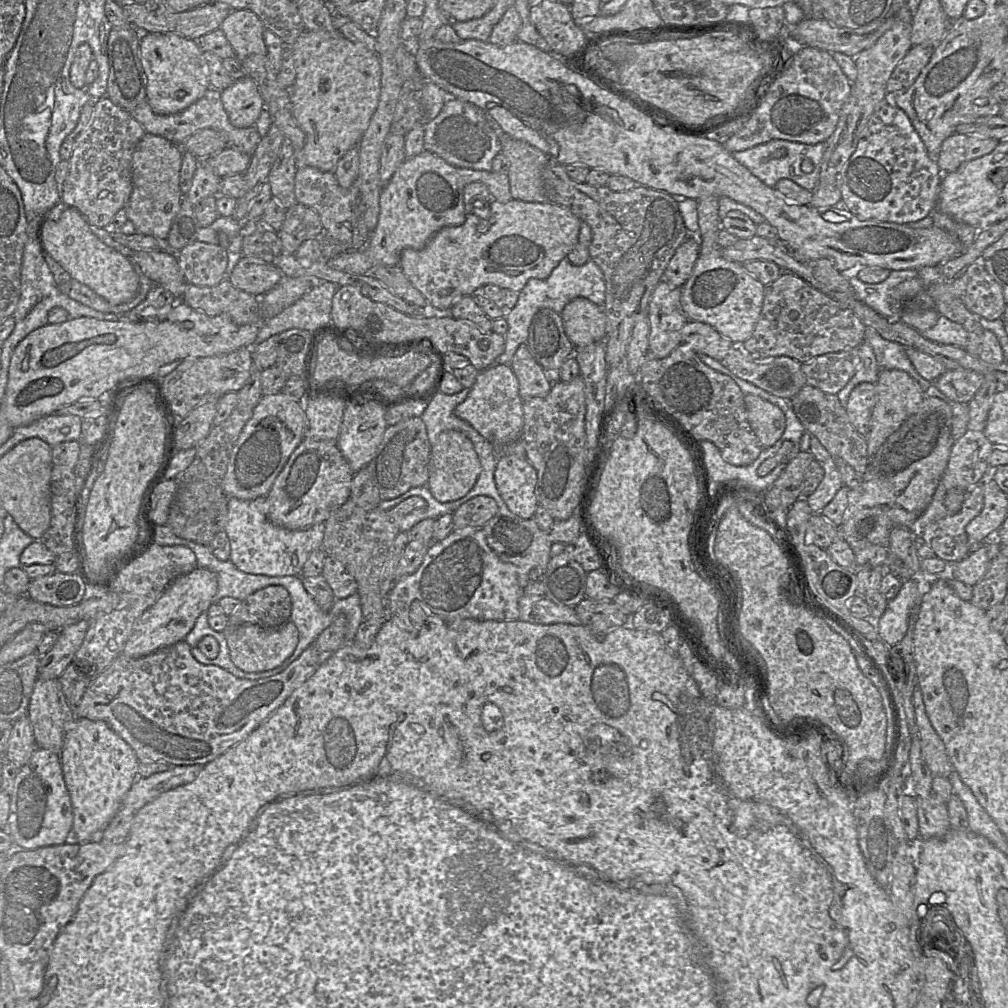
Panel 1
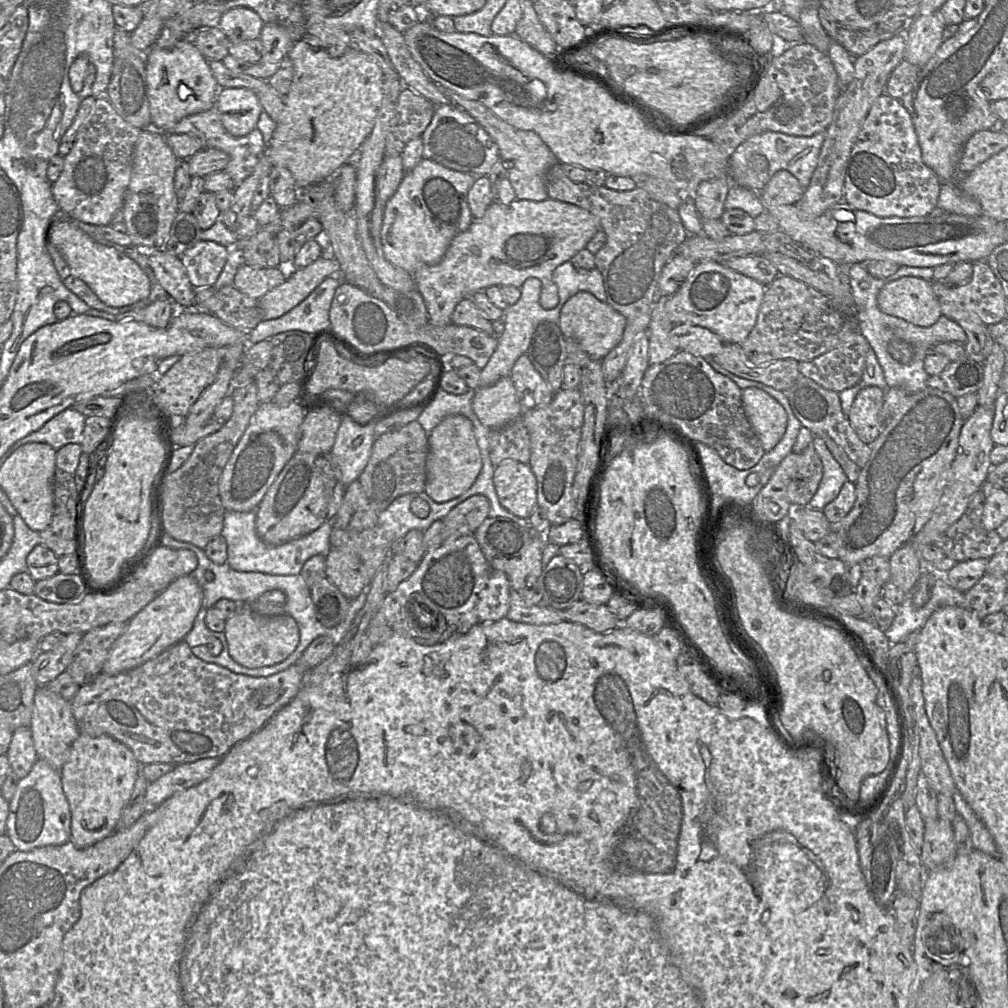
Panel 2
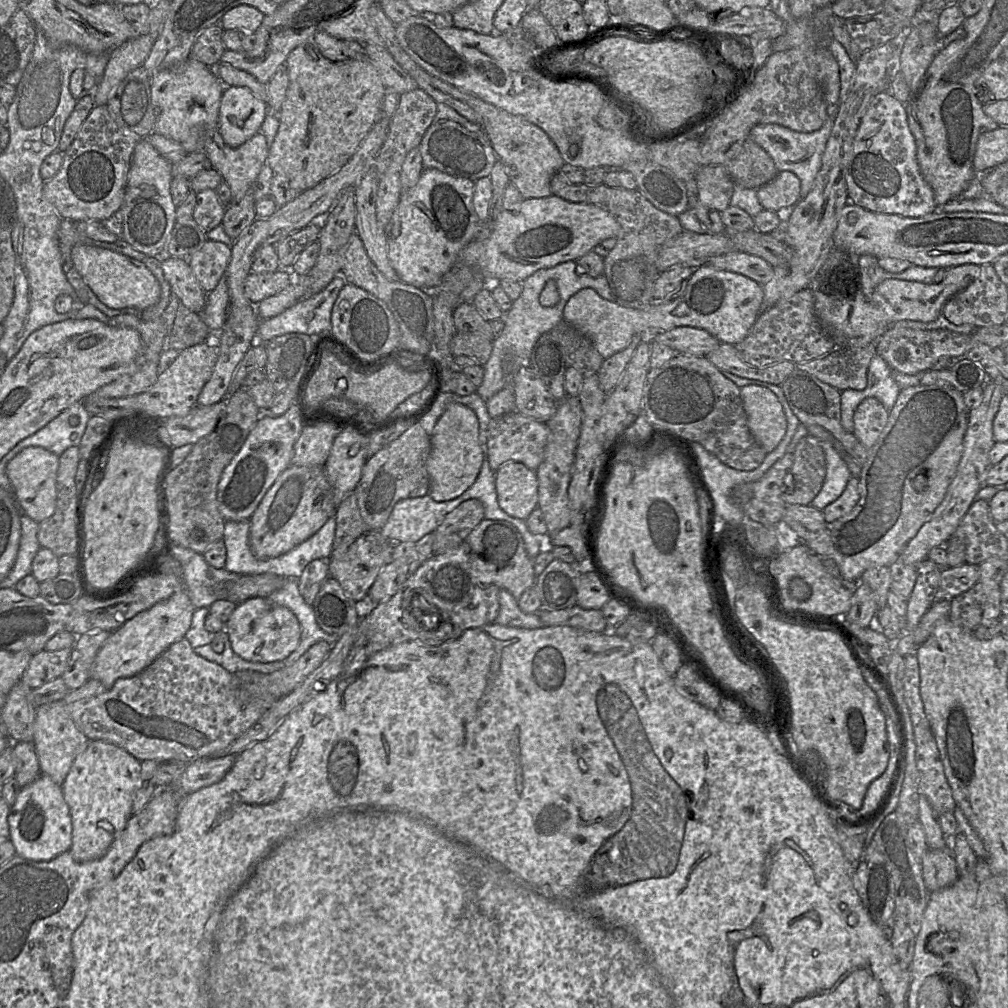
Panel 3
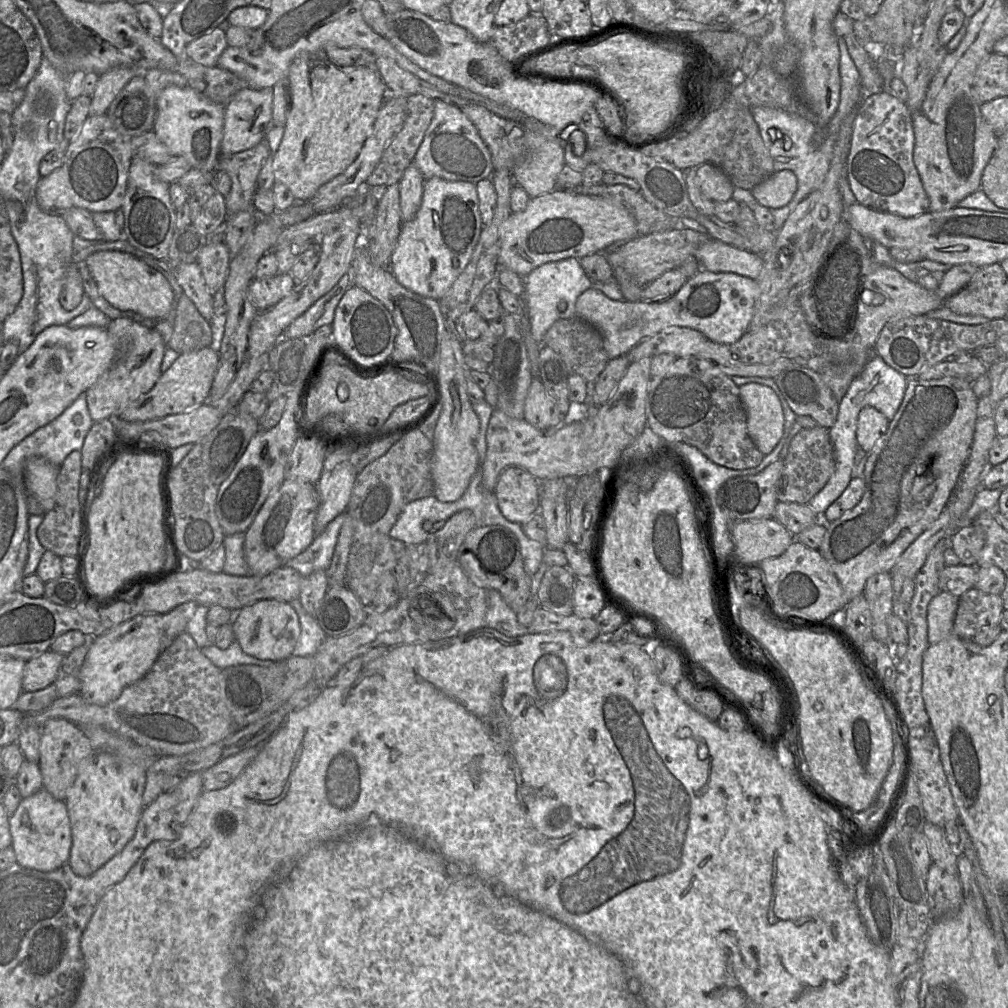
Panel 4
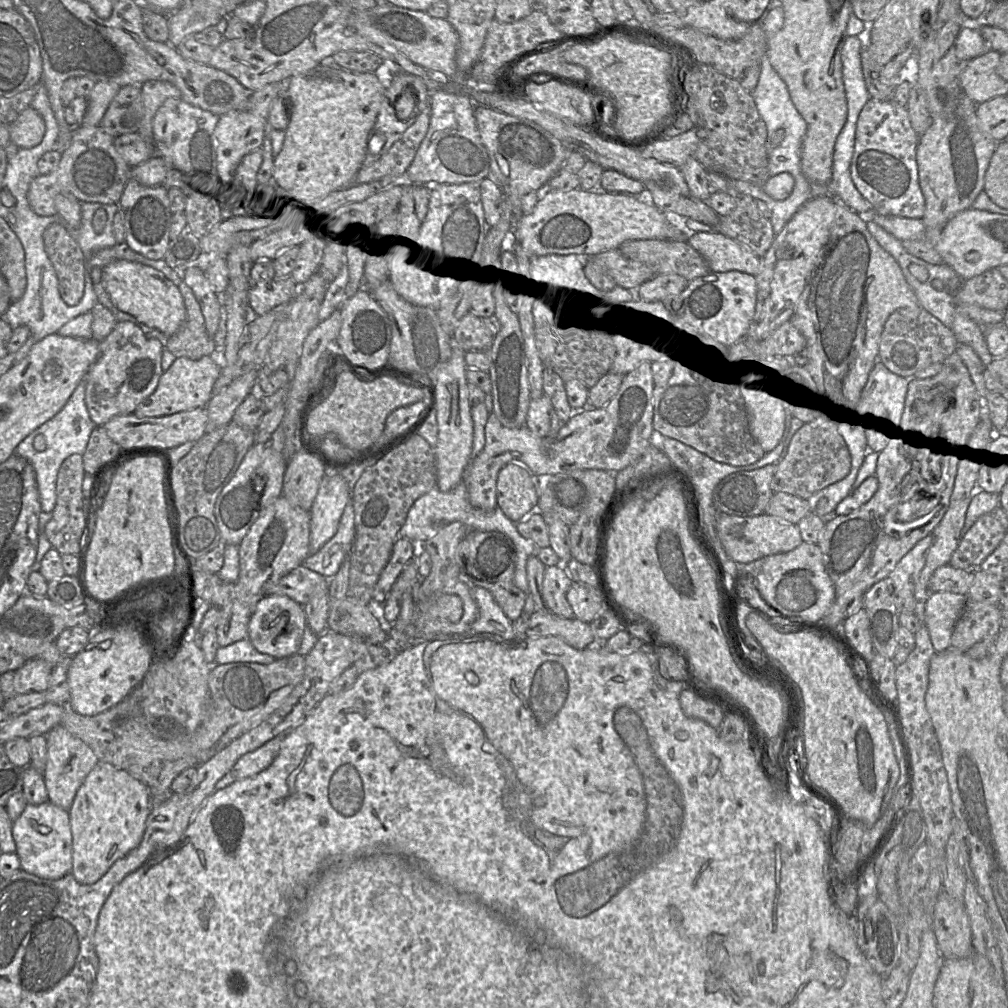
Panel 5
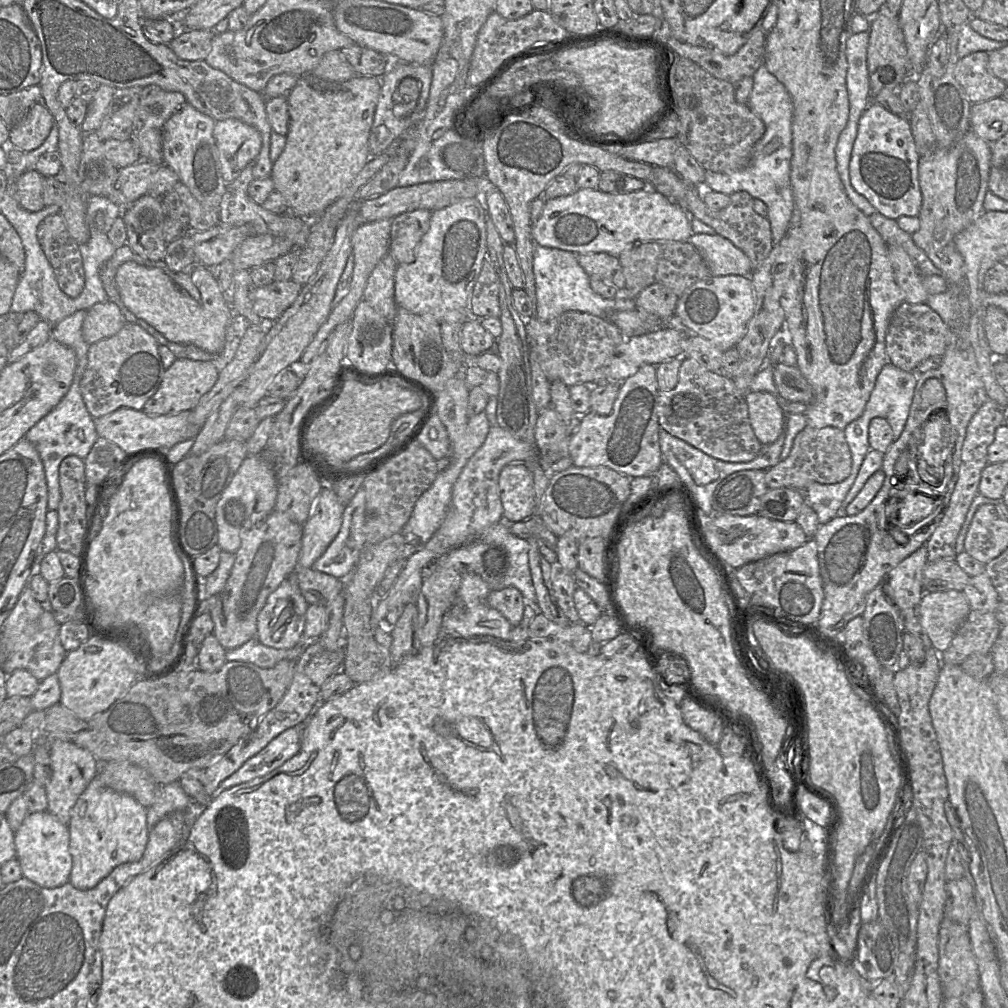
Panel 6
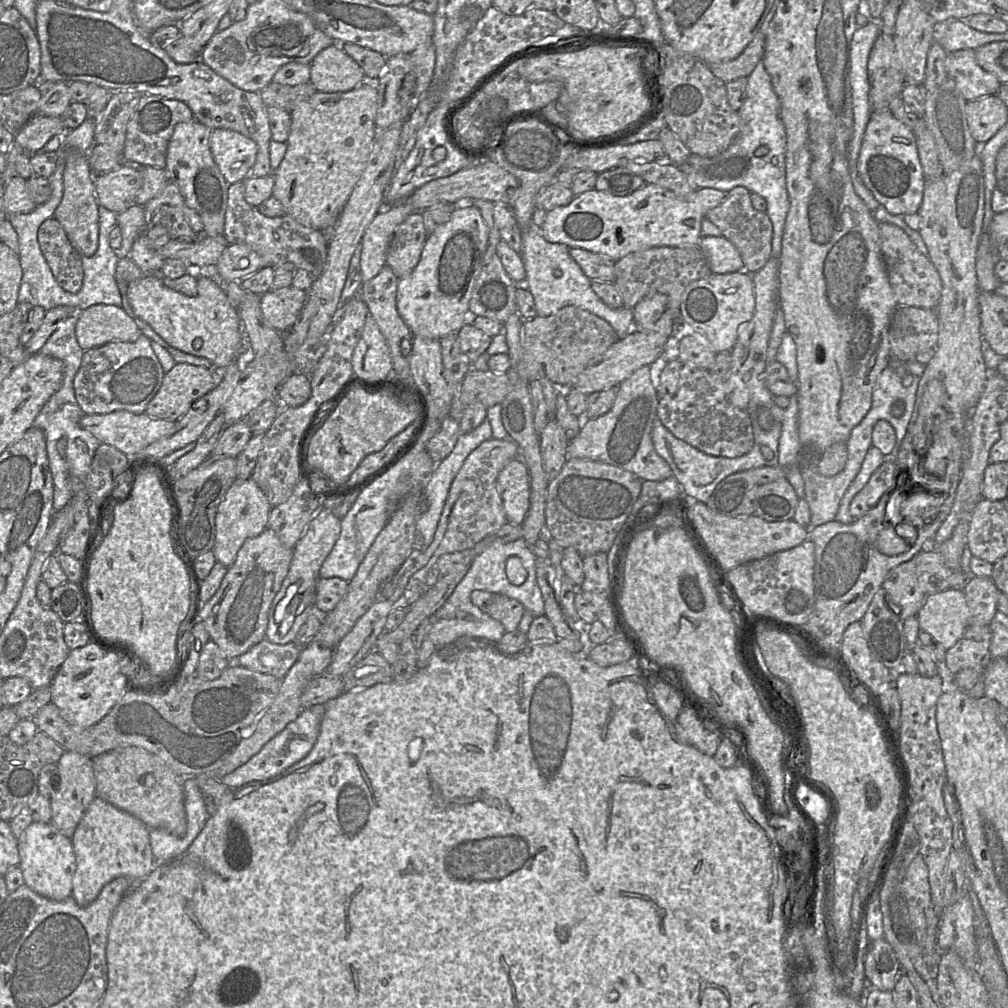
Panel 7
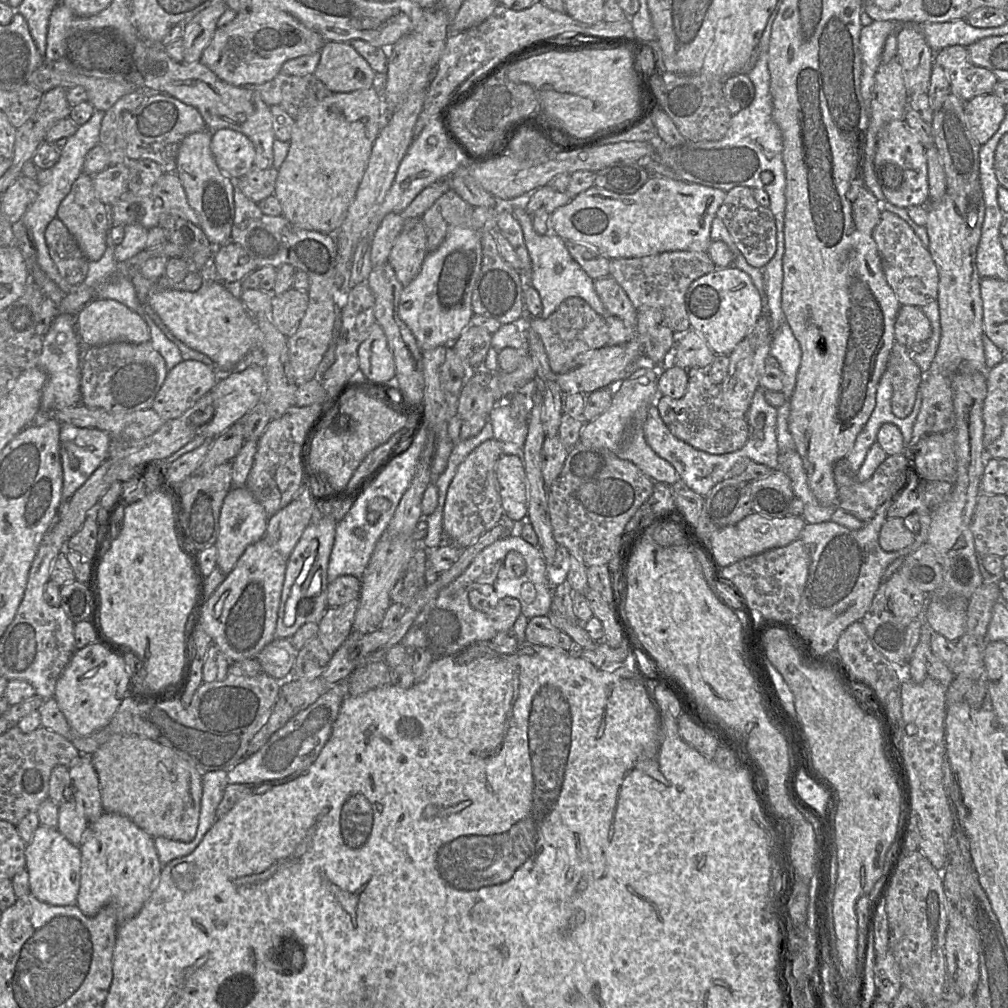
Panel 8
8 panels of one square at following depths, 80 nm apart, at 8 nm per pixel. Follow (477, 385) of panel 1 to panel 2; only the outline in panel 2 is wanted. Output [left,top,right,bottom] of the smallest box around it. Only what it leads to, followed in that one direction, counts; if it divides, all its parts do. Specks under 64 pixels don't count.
[472,377,522,429]

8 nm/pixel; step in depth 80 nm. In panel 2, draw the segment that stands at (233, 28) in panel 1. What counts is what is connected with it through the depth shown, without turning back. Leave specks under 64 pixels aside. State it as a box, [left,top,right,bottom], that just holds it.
[219,7,264,42]

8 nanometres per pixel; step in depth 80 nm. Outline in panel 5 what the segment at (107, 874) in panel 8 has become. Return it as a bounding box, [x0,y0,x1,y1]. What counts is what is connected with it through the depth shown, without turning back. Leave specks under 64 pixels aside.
[69,761,151,885]

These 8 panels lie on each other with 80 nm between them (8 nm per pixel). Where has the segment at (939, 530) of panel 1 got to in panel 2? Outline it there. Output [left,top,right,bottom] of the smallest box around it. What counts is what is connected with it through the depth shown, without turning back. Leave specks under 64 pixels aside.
[933,489,1004,562]

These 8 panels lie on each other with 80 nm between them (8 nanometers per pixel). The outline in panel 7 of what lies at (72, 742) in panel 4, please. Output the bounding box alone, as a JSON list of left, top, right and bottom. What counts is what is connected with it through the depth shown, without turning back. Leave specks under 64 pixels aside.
[50,751,96,840]

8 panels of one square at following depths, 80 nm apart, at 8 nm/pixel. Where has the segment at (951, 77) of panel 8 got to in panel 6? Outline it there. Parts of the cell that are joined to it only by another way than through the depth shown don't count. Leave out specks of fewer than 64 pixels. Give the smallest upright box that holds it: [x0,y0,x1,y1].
[954,51,1007,104]

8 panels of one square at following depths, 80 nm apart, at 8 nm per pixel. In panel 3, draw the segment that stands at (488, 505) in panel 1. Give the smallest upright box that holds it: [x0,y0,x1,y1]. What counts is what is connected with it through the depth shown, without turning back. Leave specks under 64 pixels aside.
[433,499,484,555]

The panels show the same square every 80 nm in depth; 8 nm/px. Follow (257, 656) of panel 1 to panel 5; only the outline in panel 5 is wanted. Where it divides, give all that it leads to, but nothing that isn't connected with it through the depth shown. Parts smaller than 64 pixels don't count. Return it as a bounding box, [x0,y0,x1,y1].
[248,595,306,659]

